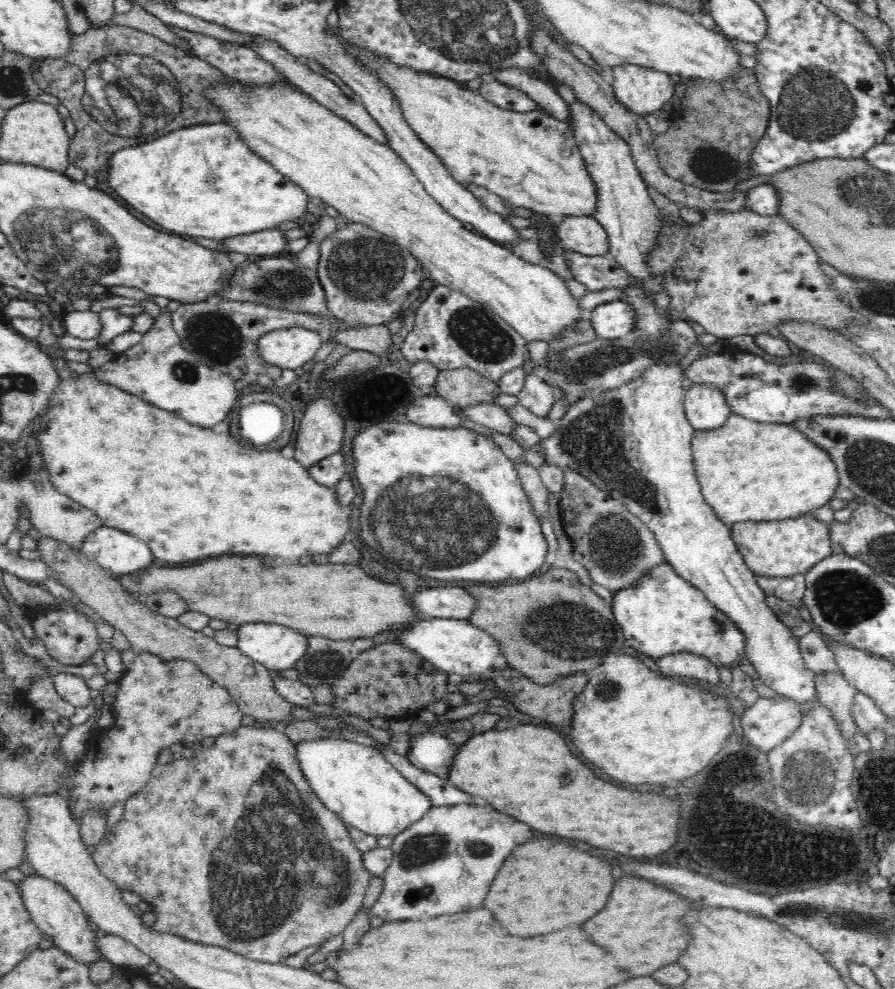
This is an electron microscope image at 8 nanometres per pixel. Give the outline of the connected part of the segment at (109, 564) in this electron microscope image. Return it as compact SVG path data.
M104 525L85 536L81 551L86 558L119 576L145 569L156 562L148 544Z

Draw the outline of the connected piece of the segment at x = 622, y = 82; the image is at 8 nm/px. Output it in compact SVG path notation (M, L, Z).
M624 64L614 66L614 82L611 84L616 100L621 102L630 112L634 114L647 115L668 106L668 100L674 92L675 83L670 79L670 75L658 72L645 66L634 64Z

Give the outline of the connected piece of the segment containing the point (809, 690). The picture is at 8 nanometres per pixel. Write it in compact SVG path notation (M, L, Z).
M630 285L622 290L621 300L632 304L635 310L635 326L632 333L638 334L640 343L651 344L651 359L648 372L634 378L628 384L622 384L618 388L604 389L596 398L582 397L572 400L566 414L557 422L556 430L539 445L544 452L545 462L555 464L560 470L575 470L592 482L599 490L607 493L615 499L620 499L627 510L637 516L654 534L658 544L662 547L666 562L674 567L674 570L686 582L693 584L701 590L706 598L716 608L720 609L730 621L734 622L742 633L746 635L746 656L754 665L759 680L765 687L770 687L786 699L794 700L798 704L806 704L817 697L815 685L815 672L810 670L804 662L799 639L794 636L776 613L766 604L766 593L758 586L757 576L747 567L744 557L738 552L738 547L731 537L731 527L724 524L704 500L698 483L693 461L691 440L693 432L686 412L683 400L687 390L682 388L685 376L678 364L664 365L656 362L657 345L664 347L660 338L666 338L662 334L668 332L670 318L667 312L658 312L654 305L654 299L648 289Z

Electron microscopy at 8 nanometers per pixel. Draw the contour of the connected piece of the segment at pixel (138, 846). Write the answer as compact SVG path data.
M240 725L231 733L218 735L212 746L204 747L190 758L182 757L168 764L157 764L146 786L125 802L119 823L105 836L101 844L97 845L97 850L92 856L102 873L121 891L134 892L140 895L142 901L151 905L157 916L152 926L154 931L174 933L194 942L224 947L235 954L246 956L249 960L269 964L284 963L284 960L296 955L303 948L320 945L343 932L358 909L362 908L373 876L364 867L362 852L350 839L350 831L346 824L319 801L310 783L305 779L299 760L295 758L295 744L278 728L255 728L253 725Z

